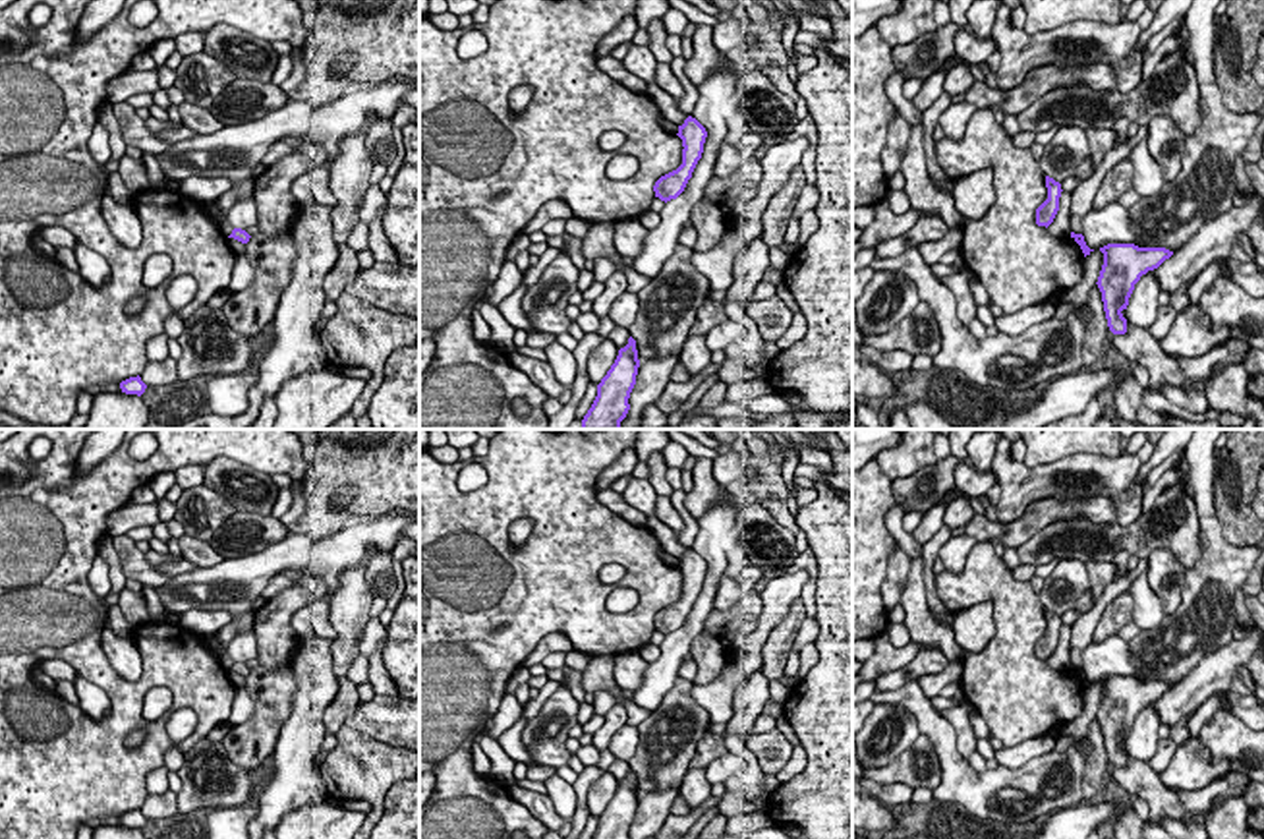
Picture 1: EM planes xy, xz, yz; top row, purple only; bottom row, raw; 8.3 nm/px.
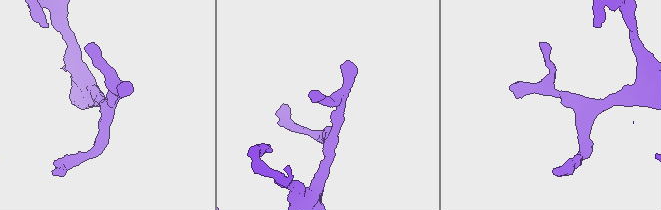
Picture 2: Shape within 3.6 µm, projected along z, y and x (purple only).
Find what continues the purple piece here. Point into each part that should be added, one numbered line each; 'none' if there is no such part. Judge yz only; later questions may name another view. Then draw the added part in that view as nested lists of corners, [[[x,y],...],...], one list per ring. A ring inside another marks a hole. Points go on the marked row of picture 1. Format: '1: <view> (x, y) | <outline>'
none

